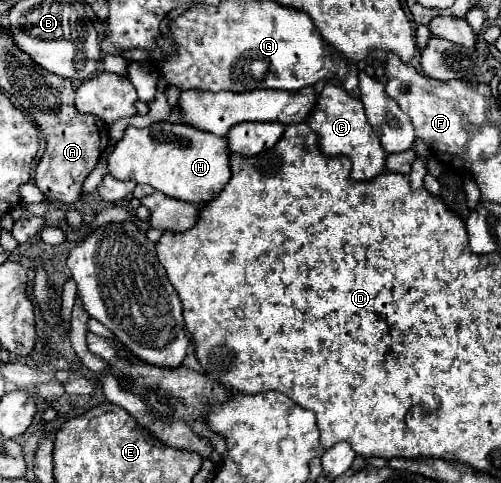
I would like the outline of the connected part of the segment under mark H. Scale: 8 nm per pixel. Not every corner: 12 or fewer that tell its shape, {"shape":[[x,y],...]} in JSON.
{"shape":[[186,123],[128,127],[120,181],[202,205],[230,181],[224,137]]}

